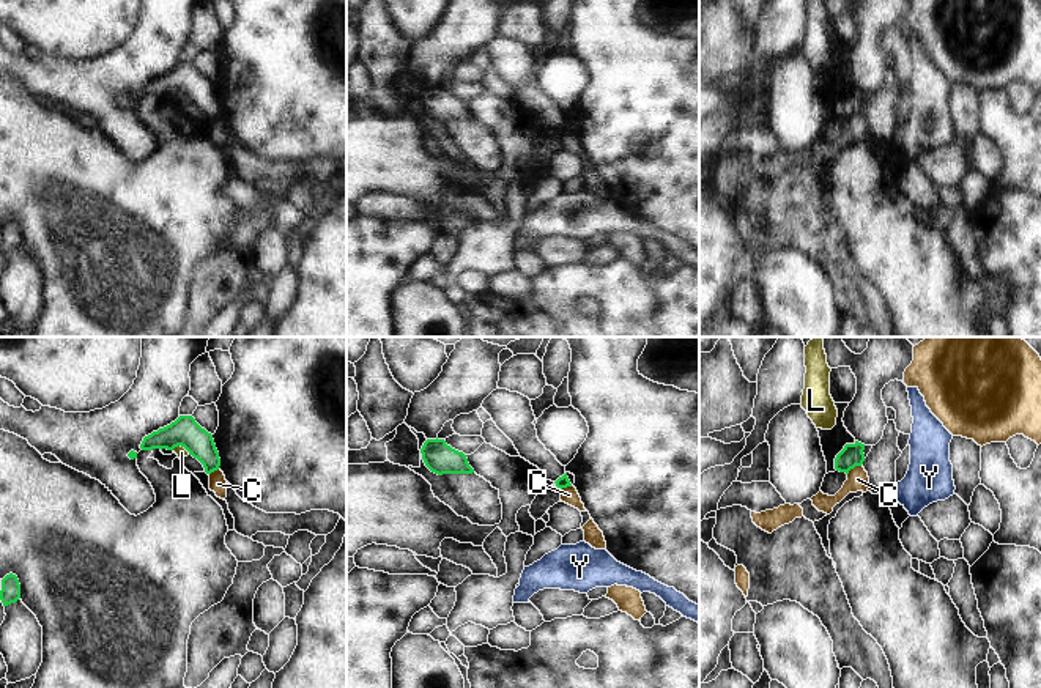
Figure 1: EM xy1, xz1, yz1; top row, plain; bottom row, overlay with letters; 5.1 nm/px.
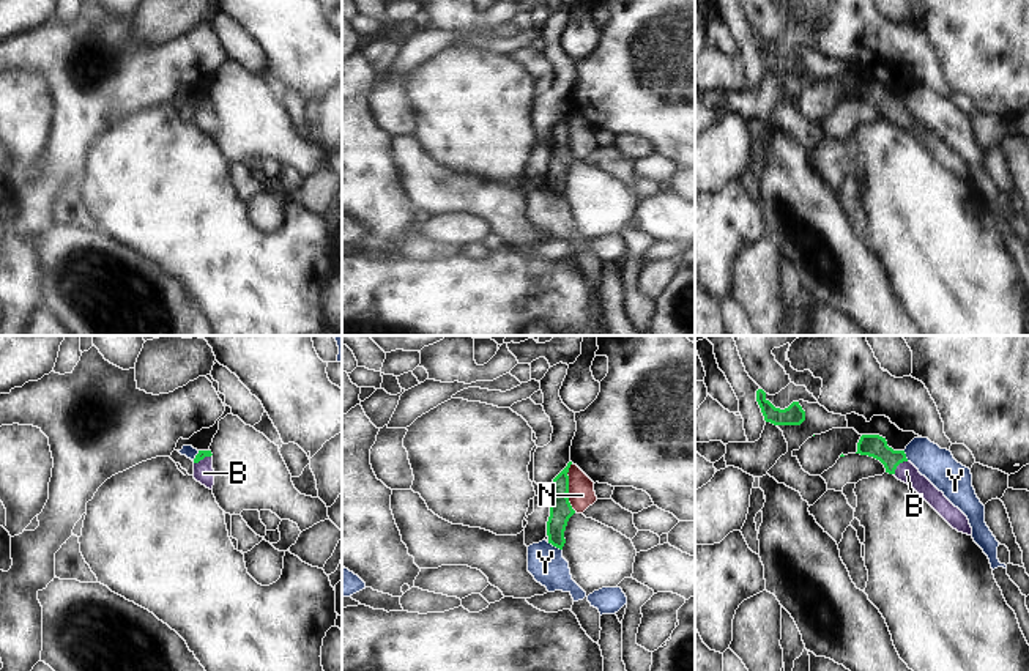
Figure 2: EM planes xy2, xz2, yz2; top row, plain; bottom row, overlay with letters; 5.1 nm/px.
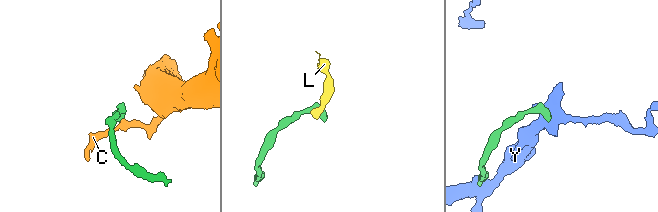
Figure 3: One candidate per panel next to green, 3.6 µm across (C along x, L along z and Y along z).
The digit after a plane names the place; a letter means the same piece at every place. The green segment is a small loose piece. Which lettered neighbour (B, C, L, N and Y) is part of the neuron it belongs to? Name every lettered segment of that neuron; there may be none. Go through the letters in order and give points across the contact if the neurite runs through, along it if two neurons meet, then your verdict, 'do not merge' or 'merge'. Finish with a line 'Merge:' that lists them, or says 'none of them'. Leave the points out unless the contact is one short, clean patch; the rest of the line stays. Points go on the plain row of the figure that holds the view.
B: way yz2 (875, 93), (897, 112), (906, 118); merge
C: border yz1 (862, 110), (855, 112), (848, 122); do not merge
L: border xy1 (172, 96), (180, 93), (189, 101); do not merge
N: border xz2 (571, 111), (568, 148), (575, 158); do not merge
Y: border xz2 (547, 189), (561, 197); do not merge
Merge: B

